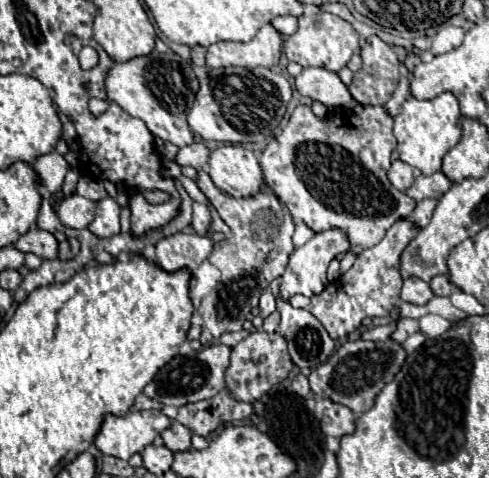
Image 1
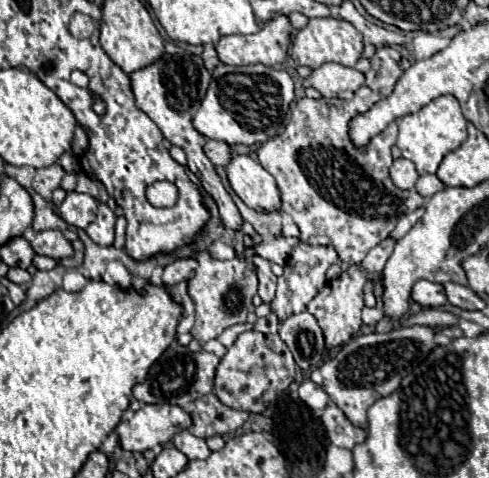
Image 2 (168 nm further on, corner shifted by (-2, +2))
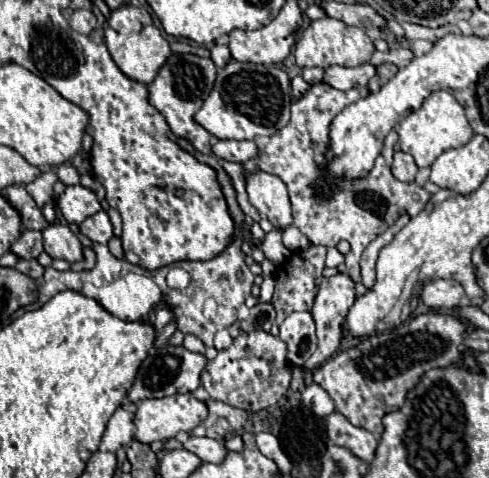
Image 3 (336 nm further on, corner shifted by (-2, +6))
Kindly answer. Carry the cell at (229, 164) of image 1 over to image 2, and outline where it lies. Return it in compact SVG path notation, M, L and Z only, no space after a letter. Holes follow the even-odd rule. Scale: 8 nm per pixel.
M234 154L226 164L226 176L242 202L258 212L280 210L280 196L274 178L246 154Z

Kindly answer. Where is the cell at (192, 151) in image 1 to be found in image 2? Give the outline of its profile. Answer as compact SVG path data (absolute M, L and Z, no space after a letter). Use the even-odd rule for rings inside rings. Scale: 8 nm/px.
M206 140L204 144L204 154L210 158L212 164L216 166L226 166L230 160L230 146L226 142L218 142L218 140Z

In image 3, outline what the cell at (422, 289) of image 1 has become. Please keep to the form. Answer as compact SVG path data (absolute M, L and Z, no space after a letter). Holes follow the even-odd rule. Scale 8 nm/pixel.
M434 280L426 284L420 298L430 308L456 308L464 298L464 288L456 280Z

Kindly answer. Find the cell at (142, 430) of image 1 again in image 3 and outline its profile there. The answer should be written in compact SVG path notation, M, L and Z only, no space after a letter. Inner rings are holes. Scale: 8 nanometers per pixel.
M190 392L174 394L174 396L166 396L166 398L156 398L156 400L142 400L142 402L138 402L138 412L134 418L136 440L140 440L144 444L152 444L154 440L174 438L182 430L192 432L206 416L208 416L206 404Z

